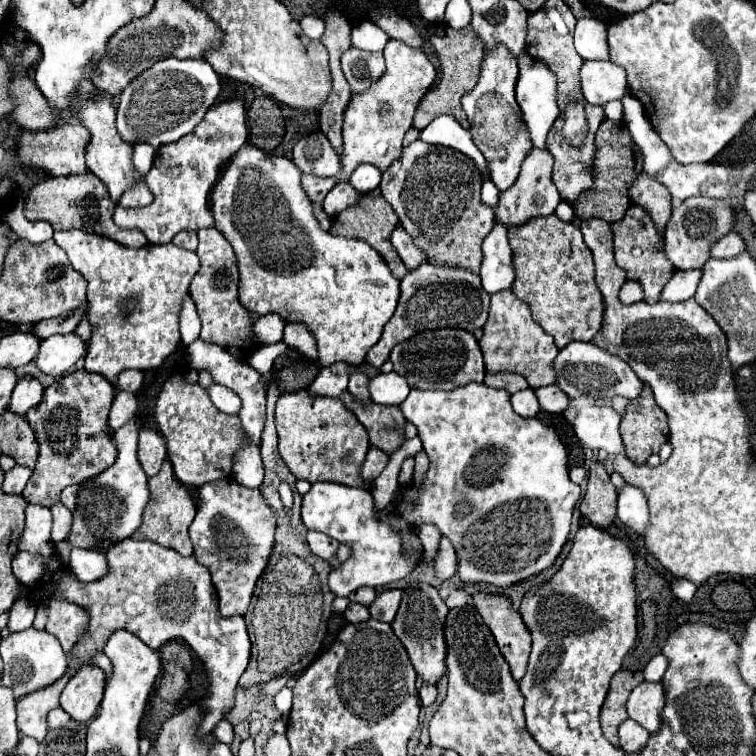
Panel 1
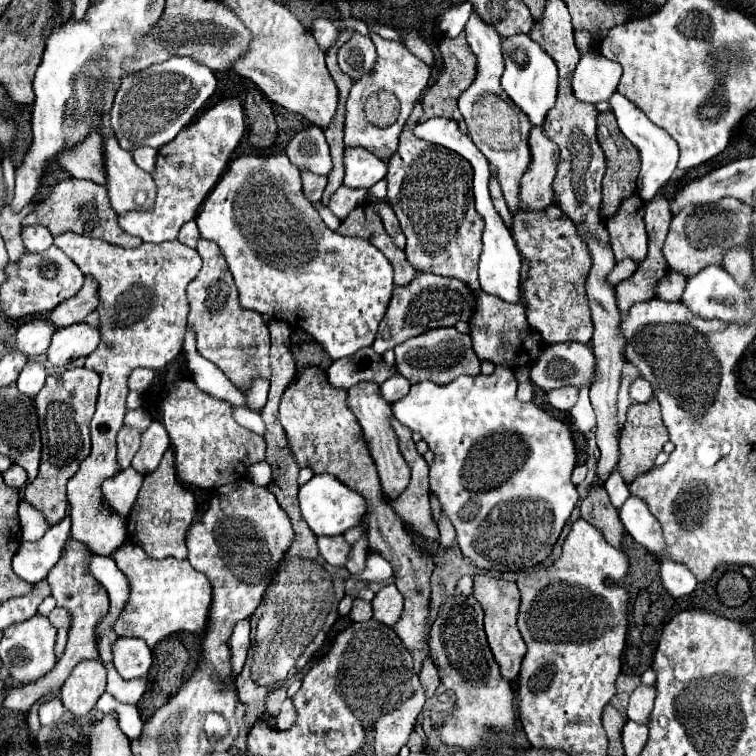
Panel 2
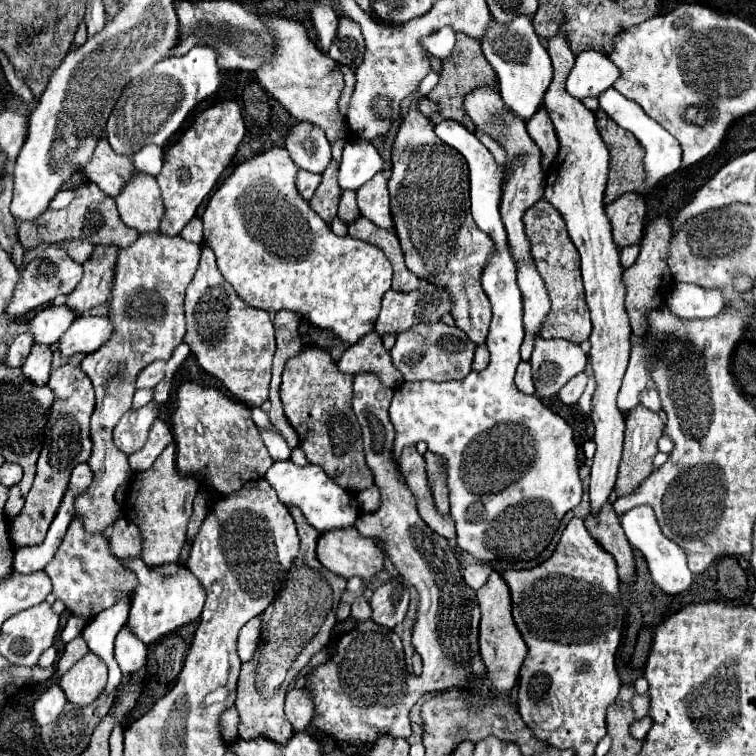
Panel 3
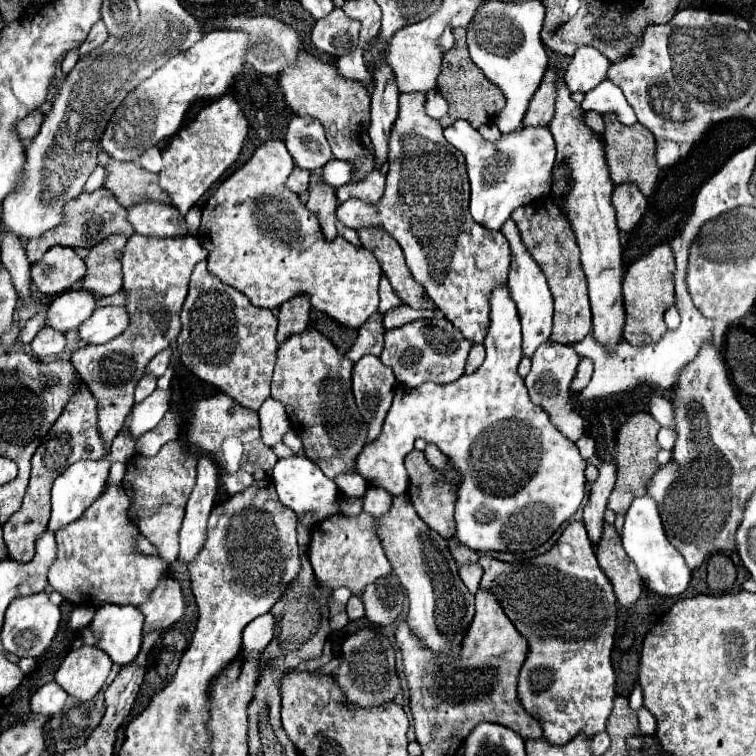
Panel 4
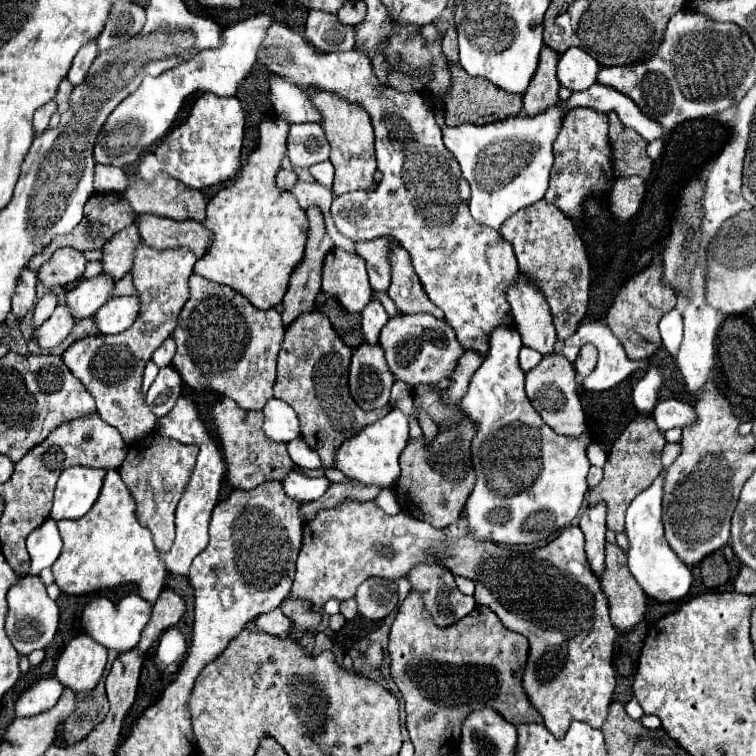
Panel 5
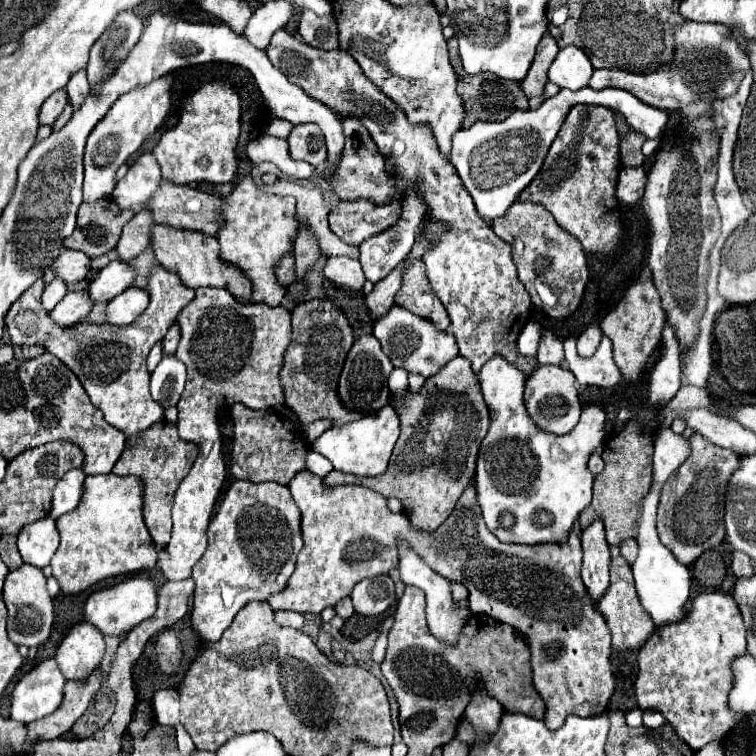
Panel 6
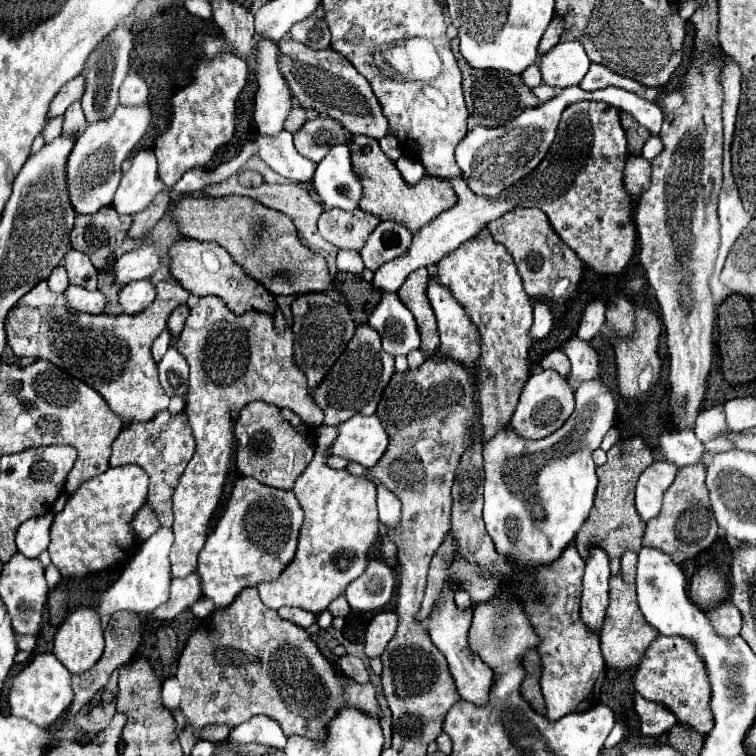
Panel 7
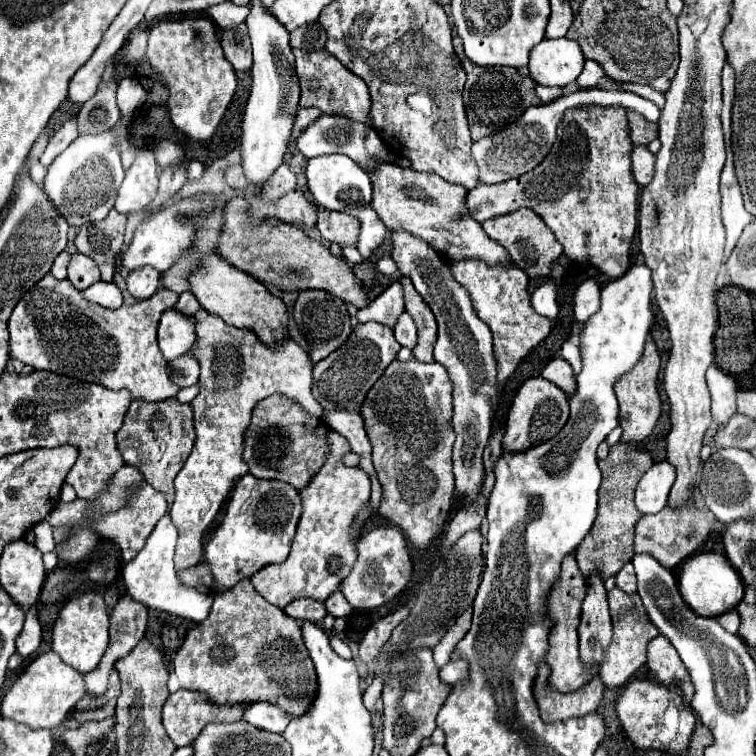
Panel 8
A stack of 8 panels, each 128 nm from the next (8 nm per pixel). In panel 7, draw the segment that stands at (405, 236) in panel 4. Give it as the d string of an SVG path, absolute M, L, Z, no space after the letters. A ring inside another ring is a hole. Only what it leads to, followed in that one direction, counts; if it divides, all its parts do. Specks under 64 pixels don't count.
M282 38L278 46L282 50L280 70L302 108L312 108L322 116L328 114L330 118L338 118L352 134L364 134L376 140L388 136L388 122L368 80L356 72L342 54L334 50L310 50L292 38ZM324 210L318 220L318 230L322 238L332 242L336 248L360 252L368 234L380 224L380 220L364 210L344 212L344 210ZM490 236L486 238L472 238L464 244L460 244L454 252L444 256L436 264L436 274L444 286L448 286L454 292L454 298L464 306L466 314L472 318L472 322L478 326L482 336L482 352L478 362L478 402L480 402L480 414L482 414L482 438L488 442L488 438L494 438L498 430L506 430L508 422L514 414L514 408L518 404L518 396L522 392L522 386L526 384L530 372L528 372L528 350L534 344L534 338L530 336L532 328L532 302L530 296L522 288L522 278L512 262L512 256L508 250L500 244L496 244Z

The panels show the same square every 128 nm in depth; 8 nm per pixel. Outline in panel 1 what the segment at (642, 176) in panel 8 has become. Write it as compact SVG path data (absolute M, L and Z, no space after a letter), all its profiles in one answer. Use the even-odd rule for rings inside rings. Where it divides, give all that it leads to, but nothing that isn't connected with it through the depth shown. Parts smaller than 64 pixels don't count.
M630 204L624 218L620 222L612 224L612 232L614 232L614 260L616 260L616 264L626 270L628 280L638 280L642 284L646 302L650 302L650 304L658 302L660 290L662 290L664 282L668 282L668 278L672 276L674 266L664 256L664 246L660 242L660 236L656 232L650 216L644 212L642 206Z

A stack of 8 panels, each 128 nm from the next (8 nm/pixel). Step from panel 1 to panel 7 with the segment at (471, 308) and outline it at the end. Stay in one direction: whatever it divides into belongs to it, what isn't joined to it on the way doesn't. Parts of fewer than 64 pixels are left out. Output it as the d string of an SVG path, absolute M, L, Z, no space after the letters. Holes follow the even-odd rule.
M400 156L398 160L396 160L396 166L398 166L398 170L400 170L400 174L404 176L404 180L408 182L408 184L416 184L426 172L424 172L424 166L416 160L416 158L412 158L412 156ZM380 222L380 226L376 226L376 230L370 234L360 256L364 260L364 266L376 272L388 260L394 260L400 254L404 254L410 242L412 242L412 234L402 224Z

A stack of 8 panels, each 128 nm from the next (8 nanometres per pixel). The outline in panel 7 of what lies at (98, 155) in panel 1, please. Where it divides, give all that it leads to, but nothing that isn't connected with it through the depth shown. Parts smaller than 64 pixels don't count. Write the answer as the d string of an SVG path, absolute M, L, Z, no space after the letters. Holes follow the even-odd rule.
M180 240L170 248L172 276L194 296L218 296L224 300L234 314L246 314L248 310L260 310L266 314L276 314L276 298L254 278L246 276L244 270L230 258L230 254L216 242L198 242L198 240Z

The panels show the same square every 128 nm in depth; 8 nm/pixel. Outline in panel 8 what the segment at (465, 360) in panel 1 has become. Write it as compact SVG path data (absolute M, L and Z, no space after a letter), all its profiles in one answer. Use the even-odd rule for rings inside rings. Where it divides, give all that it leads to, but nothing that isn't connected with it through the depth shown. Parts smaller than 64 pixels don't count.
M396 280L392 286L388 286L376 300L372 300L366 308L358 310L356 318L358 322L382 322L386 326L394 326L398 316L404 312L404 290L400 282Z

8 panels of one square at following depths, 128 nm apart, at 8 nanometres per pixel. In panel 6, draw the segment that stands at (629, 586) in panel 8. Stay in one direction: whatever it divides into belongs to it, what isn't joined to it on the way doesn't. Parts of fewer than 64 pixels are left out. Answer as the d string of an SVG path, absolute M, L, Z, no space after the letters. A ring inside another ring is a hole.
M624 540L624 542L622 542L622 546L620 546L620 550L622 550L622 556L626 558L626 562L628 562L628 564L630 564L632 560L636 560L638 546L636 546L636 542L634 542L634 540Z

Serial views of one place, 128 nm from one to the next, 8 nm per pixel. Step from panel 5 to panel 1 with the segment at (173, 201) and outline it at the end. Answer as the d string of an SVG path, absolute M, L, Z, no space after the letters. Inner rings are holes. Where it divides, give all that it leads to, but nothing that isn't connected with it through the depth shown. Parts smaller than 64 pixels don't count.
M64 124L44 132L24 132L20 136L20 160L22 166L34 166L50 172L52 176L72 176L90 172L84 158L84 148L88 146L88 130L82 124Z

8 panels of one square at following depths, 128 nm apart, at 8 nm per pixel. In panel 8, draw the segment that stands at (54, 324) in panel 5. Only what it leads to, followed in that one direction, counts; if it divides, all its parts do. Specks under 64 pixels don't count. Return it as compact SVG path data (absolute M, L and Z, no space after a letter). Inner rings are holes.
M96 282L96 284L92 284L90 288L84 290L84 298L94 302L94 304L100 304L104 308L118 308L124 302L122 292L114 282Z

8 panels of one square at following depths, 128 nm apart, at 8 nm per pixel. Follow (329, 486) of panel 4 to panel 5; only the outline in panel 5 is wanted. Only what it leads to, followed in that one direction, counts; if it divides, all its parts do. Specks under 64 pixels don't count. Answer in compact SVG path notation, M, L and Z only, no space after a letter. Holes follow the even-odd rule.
M298 470L290 472L284 478L282 484L284 484L286 494L292 496L292 498L296 498L300 504L318 500L324 494L324 488L326 488L326 480L324 478L306 478Z

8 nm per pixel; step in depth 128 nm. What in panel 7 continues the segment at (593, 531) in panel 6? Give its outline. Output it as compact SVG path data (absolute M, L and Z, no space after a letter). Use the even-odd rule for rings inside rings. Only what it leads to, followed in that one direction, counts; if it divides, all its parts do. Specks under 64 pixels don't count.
M594 548L584 572L584 590L580 598L580 616L592 632L600 632L604 626L604 614L608 608L608 580L610 562L604 550Z

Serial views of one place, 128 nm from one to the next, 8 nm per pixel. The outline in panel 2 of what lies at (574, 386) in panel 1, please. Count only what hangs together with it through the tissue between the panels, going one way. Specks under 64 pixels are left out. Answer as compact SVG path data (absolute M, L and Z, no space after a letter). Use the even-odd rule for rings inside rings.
M548 344L530 366L532 382L550 392L562 386L584 386L594 374L594 354L586 344ZM636 378L636 382L630 386L630 396L634 398L634 402L650 402L652 400L652 388L650 382L646 382L644 378Z

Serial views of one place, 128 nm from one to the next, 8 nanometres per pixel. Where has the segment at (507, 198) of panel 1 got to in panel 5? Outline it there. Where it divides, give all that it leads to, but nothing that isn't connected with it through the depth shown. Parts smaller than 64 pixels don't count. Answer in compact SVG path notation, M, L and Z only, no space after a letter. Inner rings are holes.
M542 46L536 74L532 76L532 82L528 90L524 92L524 114L534 116L540 110L554 106L560 100L558 98L560 82L556 80L556 62L558 62L558 52L550 50L548 46Z

